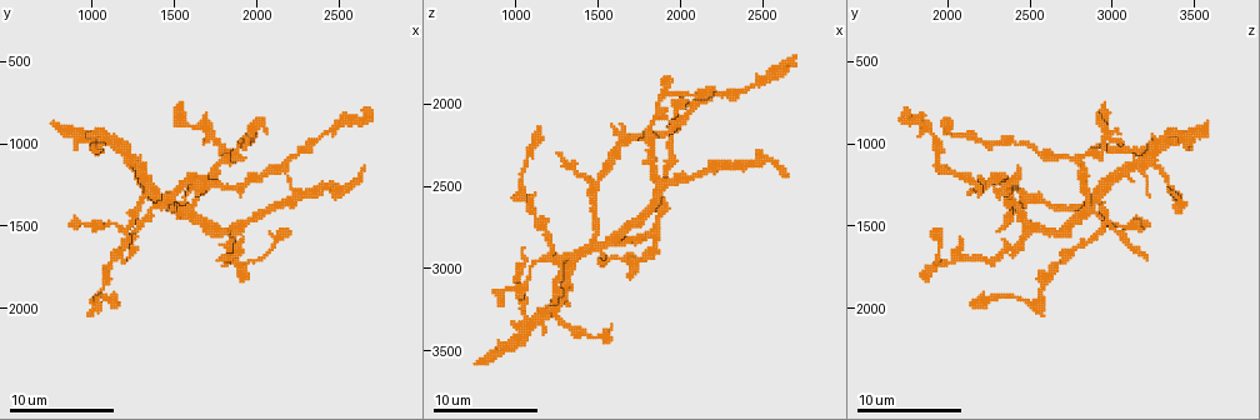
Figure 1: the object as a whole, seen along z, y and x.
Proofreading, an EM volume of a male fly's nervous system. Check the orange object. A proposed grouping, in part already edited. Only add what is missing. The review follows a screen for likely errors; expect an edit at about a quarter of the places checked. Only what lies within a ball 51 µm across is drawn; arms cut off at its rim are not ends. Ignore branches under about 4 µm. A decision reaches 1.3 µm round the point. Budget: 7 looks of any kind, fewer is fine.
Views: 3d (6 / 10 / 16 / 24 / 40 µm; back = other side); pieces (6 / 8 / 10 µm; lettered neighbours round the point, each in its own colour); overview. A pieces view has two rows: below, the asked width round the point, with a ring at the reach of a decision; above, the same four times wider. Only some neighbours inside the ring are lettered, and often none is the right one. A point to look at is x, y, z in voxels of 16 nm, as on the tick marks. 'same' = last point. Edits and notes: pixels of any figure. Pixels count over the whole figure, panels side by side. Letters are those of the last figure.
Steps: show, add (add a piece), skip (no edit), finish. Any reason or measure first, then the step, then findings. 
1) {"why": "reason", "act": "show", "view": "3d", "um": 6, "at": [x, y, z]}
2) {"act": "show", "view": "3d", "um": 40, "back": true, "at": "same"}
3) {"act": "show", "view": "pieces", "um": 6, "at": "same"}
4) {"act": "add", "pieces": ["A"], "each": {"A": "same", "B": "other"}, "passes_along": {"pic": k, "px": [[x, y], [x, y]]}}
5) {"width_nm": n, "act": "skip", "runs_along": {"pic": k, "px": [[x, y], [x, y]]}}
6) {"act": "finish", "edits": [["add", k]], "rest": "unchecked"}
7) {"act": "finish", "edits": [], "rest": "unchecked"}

{"why": "end of a long branch", "act": "show", "view": "pieces", "um": 10, "at": [1140, 1980, 2140]}

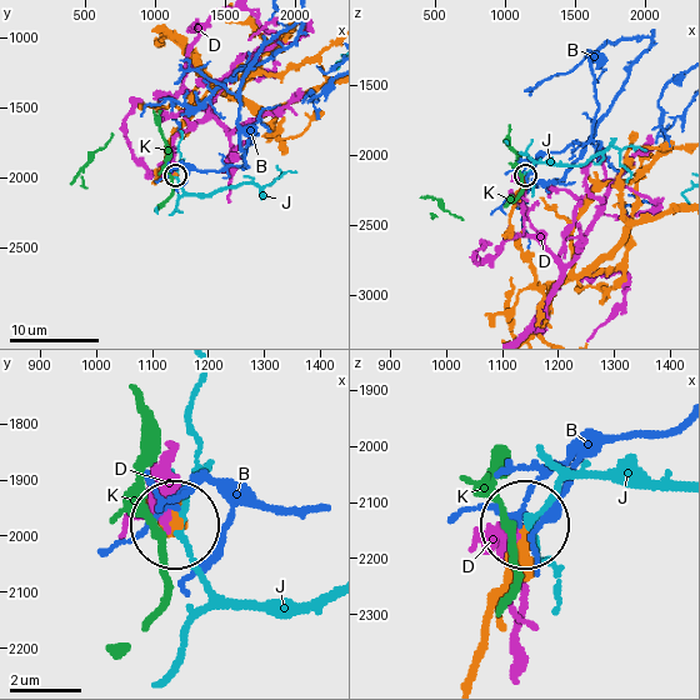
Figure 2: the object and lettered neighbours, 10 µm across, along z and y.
{"act": "skip", "each": {"B": "other", "D": "other", "J": "other", "K": "other"}, "runs_along": {"pic": 2, "px": [[474, 676], [521, 528]]}, "found": "no lettered piece goes on from it"}

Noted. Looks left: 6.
{"why": "end of a long branch", "act": "show", "view": "3d", "um": 10, "at": [2020, 860, 1980]}

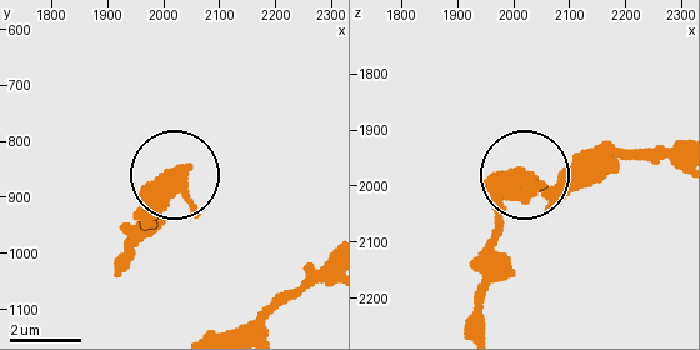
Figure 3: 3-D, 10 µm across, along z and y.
{"act": "show", "view": "pieces", "um": 8, "at": [2030, 855, 1995]}

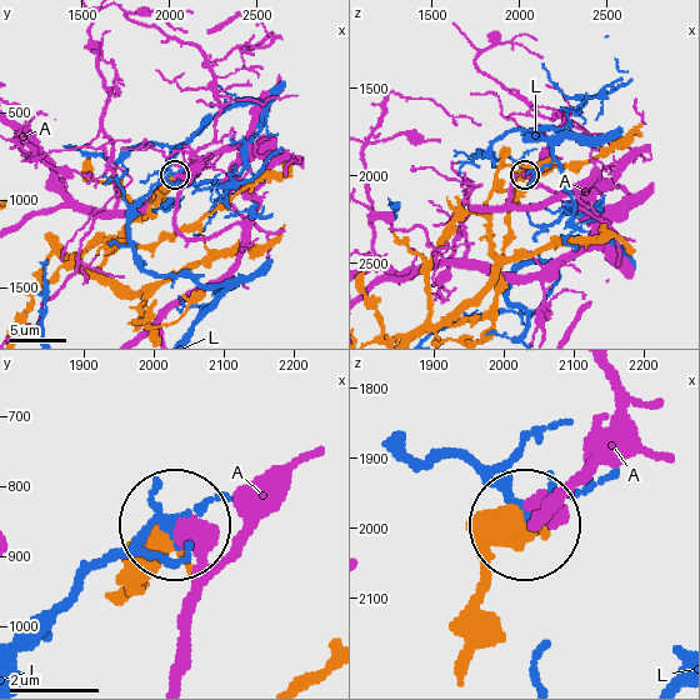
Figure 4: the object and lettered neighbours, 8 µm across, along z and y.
{"act": "skip", "each": {"A": "other", "L": "other"}, "runs_along": {"pic": 4, "px": [[126, 600], [171, 533]]}, "found": "no lettered piece goes on from it"}

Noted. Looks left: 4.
{"why": "end of a long branch", "act": "show", "view": "3d", "um": 10, "at": [2200, 1540, 1920]}

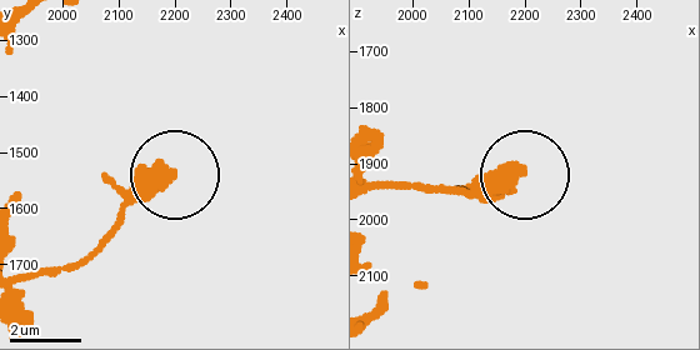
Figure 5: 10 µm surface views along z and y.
{"act": "show", "view": "pieces", "um": 10, "at": [2195, 1540, 1910]}

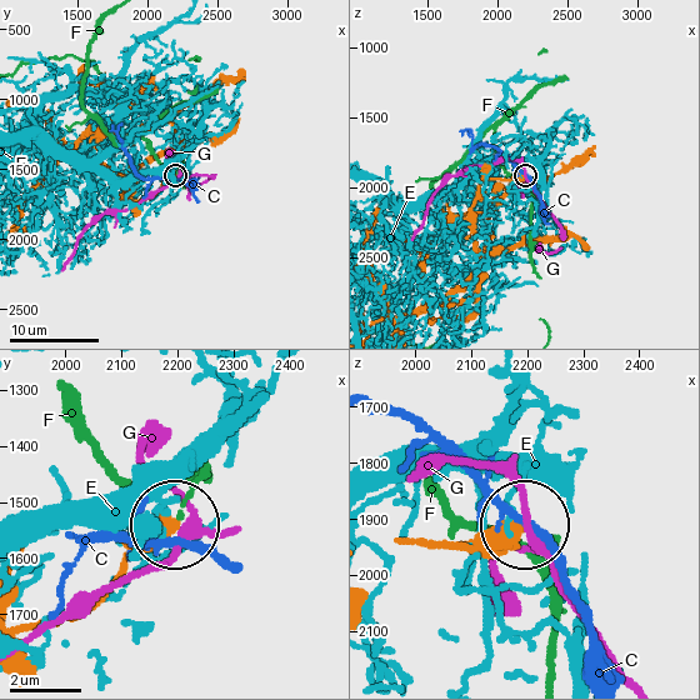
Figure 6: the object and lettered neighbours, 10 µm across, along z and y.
{"width_nm": 440, "act": "skip", "each": {"C": "other", "E": "other", "F": "other", "G": "other"}, "found": "no lettered piece goes on from it"}

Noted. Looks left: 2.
{"act": "finish", "edits": [], "rest": "unchecked"}

